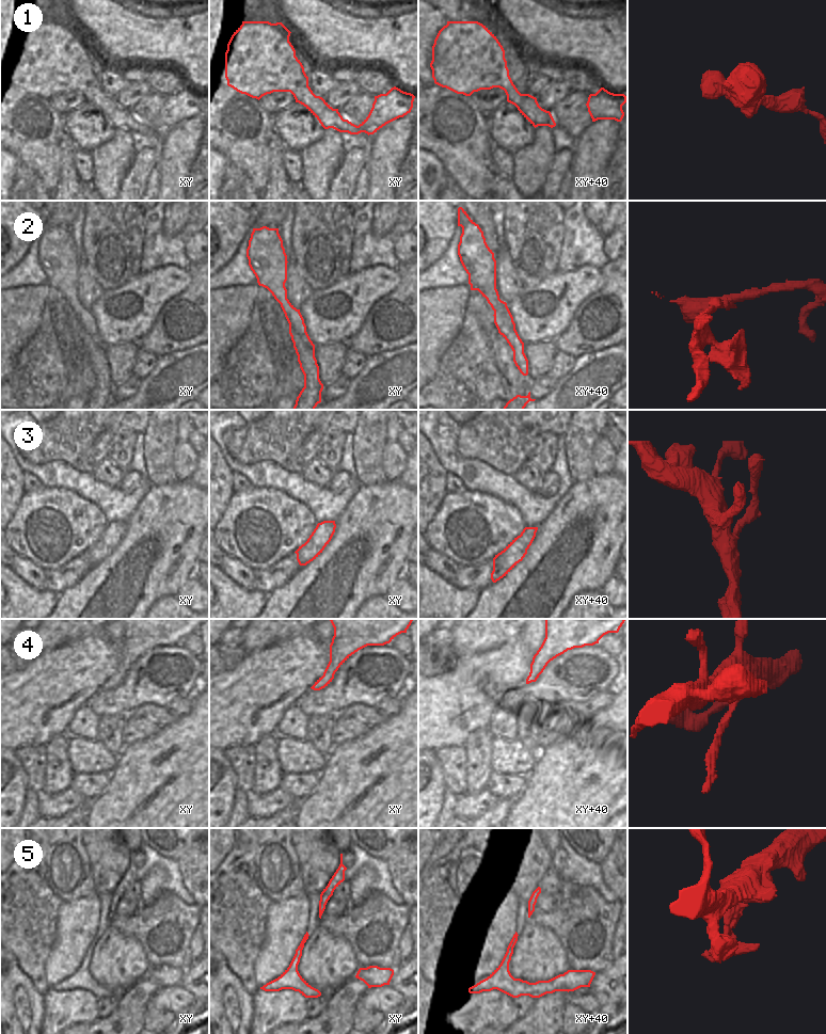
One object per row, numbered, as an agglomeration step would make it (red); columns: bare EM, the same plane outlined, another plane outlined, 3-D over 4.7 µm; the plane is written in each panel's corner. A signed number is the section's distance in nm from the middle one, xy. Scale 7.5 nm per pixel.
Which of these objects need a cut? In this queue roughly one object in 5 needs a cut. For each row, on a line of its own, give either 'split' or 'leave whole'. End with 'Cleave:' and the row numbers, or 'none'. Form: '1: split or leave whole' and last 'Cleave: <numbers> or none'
1: leave whole
2: split
3: leave whole
4: split
5: leave whole
Cleave: 2, 4

